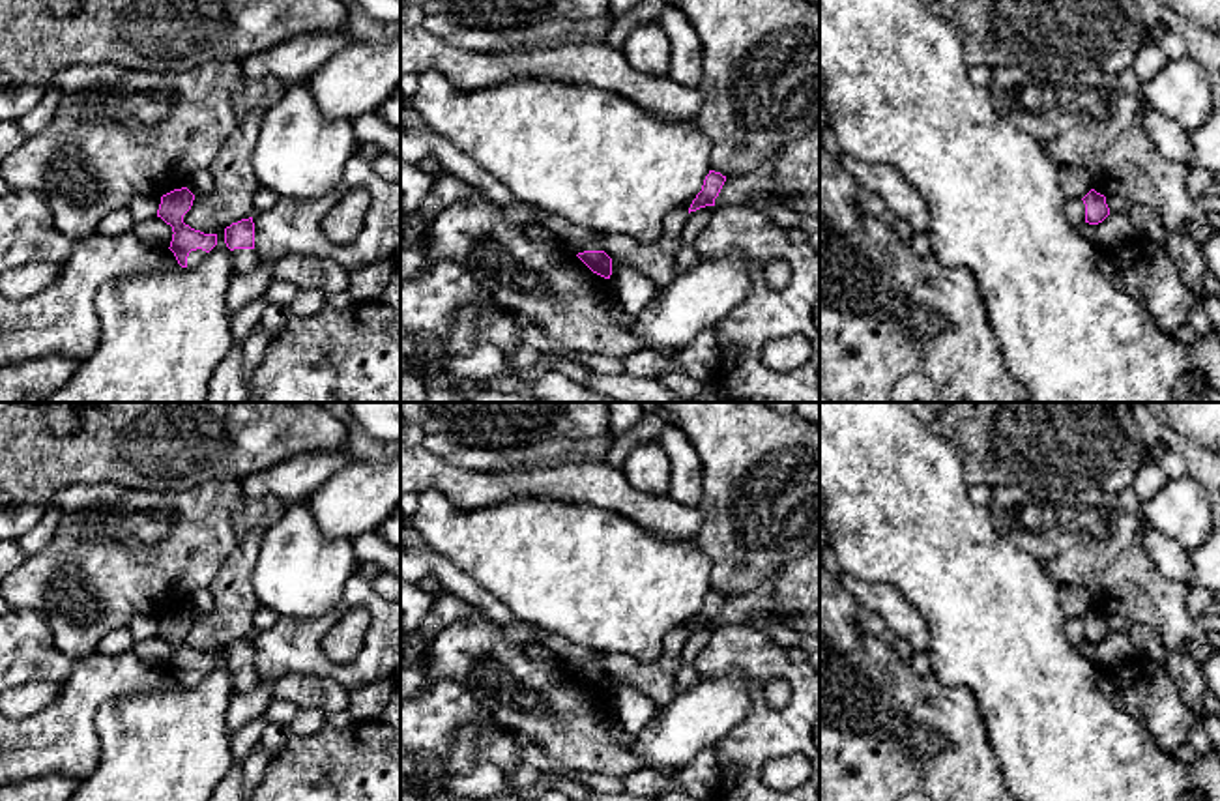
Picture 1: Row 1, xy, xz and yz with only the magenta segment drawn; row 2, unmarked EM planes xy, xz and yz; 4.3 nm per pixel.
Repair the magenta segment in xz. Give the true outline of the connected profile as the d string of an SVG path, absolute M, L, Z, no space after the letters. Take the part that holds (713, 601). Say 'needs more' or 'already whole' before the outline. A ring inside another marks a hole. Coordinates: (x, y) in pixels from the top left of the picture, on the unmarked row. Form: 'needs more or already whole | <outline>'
already whole | M709 590L709 593L704 599L702 610L696 614L696 618L689 627L689 633L705 625L715 625L715 618L719 616L724 601L726 601L726 595L722 595L720 591Z

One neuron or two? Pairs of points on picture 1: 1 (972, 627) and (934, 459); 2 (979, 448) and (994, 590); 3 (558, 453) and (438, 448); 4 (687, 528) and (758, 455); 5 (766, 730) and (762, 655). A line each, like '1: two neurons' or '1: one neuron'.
1: one neuron
2: two neurons
3: one neuron
4: two neurons
5: one neuron

